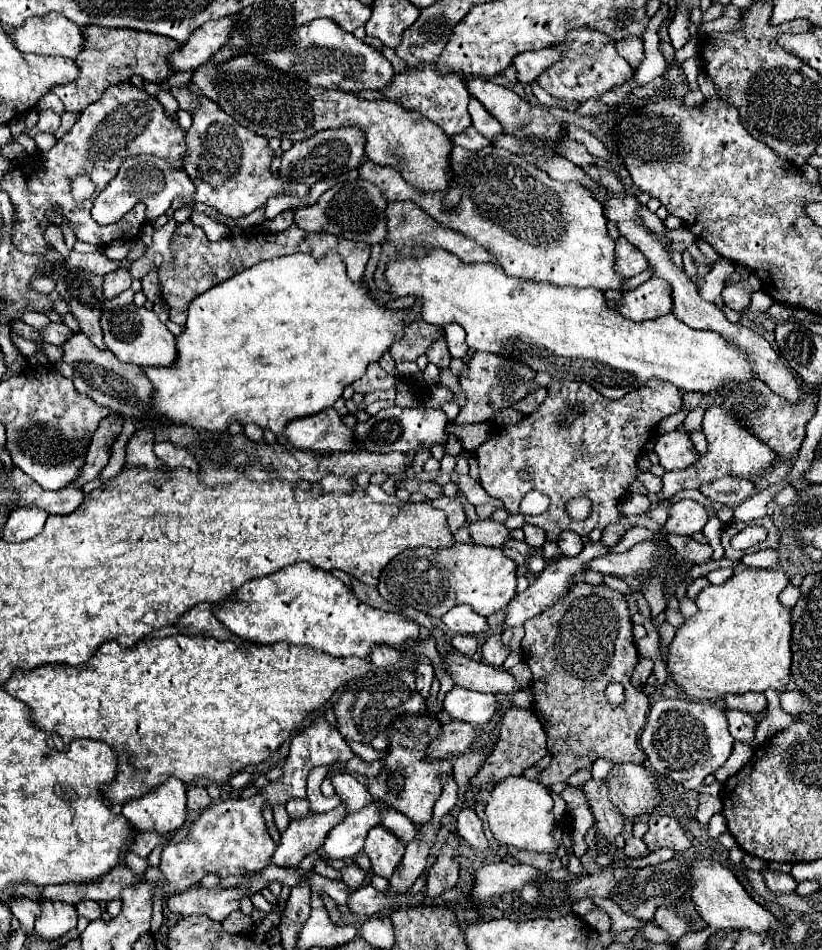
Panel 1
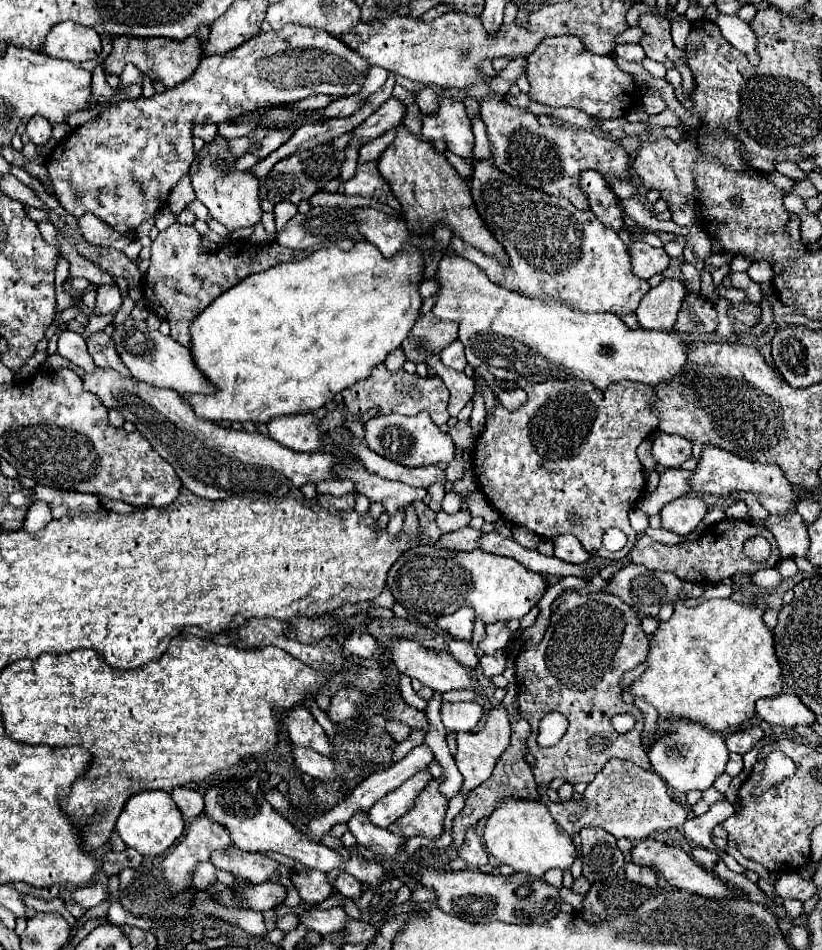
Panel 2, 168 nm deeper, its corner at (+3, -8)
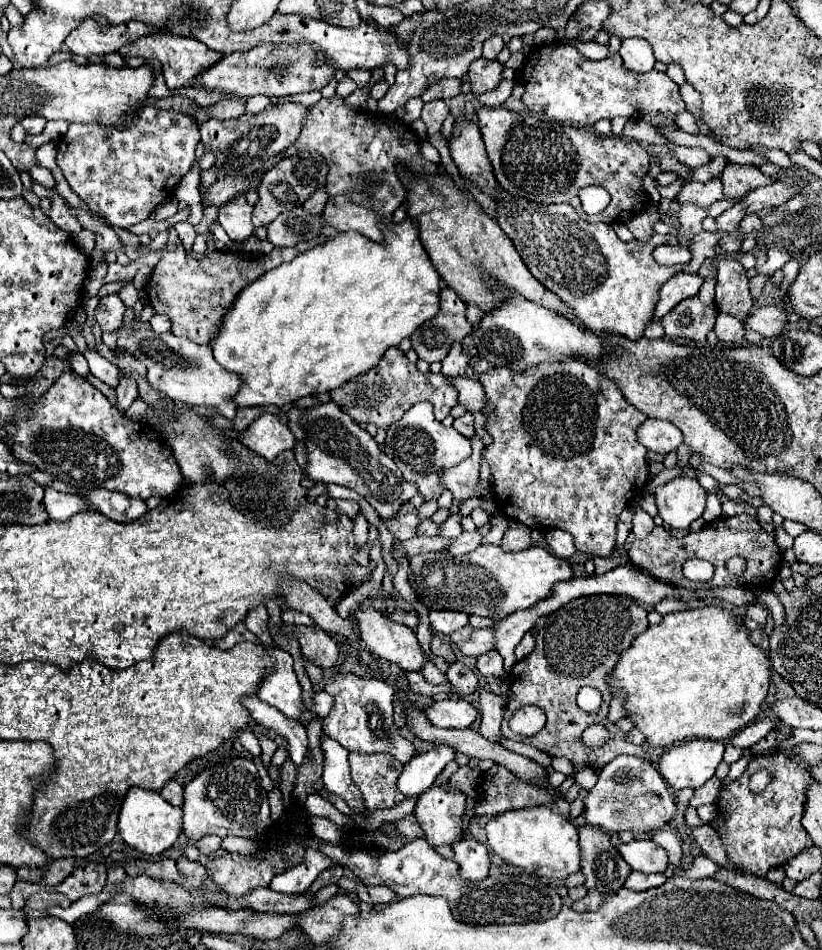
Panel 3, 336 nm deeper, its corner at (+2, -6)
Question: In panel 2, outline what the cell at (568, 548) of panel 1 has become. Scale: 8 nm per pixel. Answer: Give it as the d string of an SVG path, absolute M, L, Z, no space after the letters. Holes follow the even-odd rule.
M560 535L552 539L552 543L554 543L554 557L566 563L584 563L590 557L574 535Z

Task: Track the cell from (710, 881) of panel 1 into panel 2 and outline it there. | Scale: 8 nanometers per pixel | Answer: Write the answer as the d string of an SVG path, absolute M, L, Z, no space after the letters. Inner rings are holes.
M644 839L640 841L634 849L632 849L632 861L642 865L642 867L650 867L654 869L662 879L666 879L668 883L672 883L676 889L684 889L690 893L700 893L702 897L714 897L714 899L722 899L722 897L732 897L732 891L720 883L718 877L710 875L704 867L700 867L688 853L684 853L680 847L674 845L666 845L662 841L656 839Z

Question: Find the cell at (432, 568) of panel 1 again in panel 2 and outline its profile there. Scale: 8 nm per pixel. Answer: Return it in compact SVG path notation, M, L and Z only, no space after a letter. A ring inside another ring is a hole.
M418 545L408 549L388 571L388 587L398 603L402 603L412 619L418 623L434 623L436 617L450 615L458 607L472 607L476 617L484 623L522 619L546 593L546 577L528 571L516 559L490 555L480 549L456 553L450 549L436 549L432 545Z

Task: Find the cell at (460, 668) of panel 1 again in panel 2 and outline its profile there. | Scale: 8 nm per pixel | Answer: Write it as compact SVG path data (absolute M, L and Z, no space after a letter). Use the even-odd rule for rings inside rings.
M396 637L388 643L388 653L392 663L396 665L396 669L412 679L418 679L420 683L424 683L426 687L434 689L434 691L452 691L452 689L472 689L474 687L474 679L470 677L470 673L448 653L448 651L434 651L434 649L426 649L416 641L404 639L404 637Z

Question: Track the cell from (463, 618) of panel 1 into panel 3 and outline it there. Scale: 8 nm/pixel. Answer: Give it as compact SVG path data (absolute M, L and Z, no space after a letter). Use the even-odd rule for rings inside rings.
M431 611L429 613L431 627L443 635L451 635L469 623L469 615L461 611Z

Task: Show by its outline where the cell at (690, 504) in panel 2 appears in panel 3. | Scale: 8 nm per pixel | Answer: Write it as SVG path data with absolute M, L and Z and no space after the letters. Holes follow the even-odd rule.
M679 475L677 479L655 487L653 495L657 499L659 517L673 529L689 529L705 511L705 489L697 479Z

